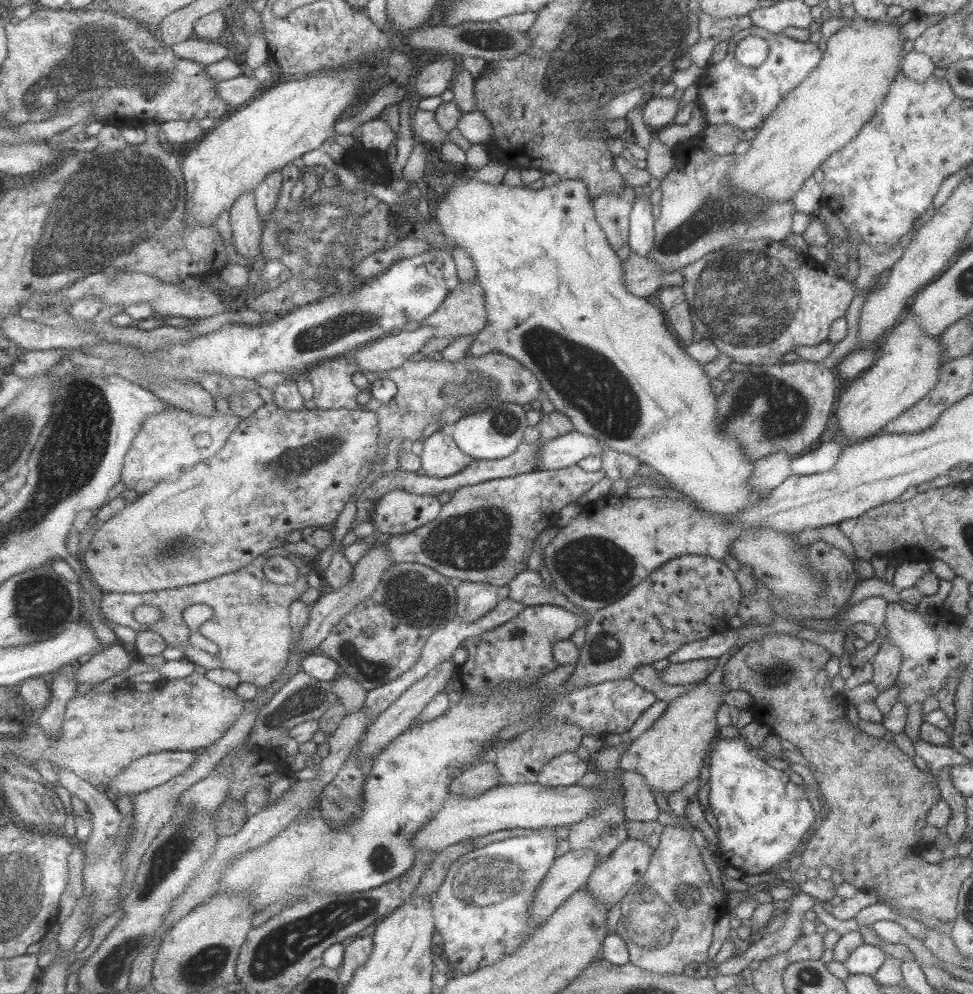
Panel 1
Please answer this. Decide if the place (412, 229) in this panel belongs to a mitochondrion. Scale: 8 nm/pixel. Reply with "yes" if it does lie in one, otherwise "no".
no

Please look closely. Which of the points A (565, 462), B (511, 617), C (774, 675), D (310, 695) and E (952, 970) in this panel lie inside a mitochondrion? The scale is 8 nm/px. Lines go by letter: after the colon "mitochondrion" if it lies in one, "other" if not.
A: other
B: other
C: mitochondrion
D: mitochondrion
E: other

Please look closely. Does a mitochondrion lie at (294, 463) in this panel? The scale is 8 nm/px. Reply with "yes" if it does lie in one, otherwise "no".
yes

